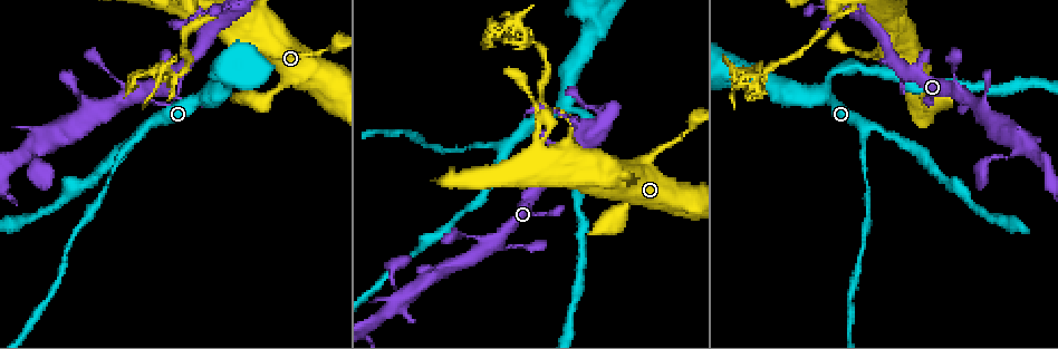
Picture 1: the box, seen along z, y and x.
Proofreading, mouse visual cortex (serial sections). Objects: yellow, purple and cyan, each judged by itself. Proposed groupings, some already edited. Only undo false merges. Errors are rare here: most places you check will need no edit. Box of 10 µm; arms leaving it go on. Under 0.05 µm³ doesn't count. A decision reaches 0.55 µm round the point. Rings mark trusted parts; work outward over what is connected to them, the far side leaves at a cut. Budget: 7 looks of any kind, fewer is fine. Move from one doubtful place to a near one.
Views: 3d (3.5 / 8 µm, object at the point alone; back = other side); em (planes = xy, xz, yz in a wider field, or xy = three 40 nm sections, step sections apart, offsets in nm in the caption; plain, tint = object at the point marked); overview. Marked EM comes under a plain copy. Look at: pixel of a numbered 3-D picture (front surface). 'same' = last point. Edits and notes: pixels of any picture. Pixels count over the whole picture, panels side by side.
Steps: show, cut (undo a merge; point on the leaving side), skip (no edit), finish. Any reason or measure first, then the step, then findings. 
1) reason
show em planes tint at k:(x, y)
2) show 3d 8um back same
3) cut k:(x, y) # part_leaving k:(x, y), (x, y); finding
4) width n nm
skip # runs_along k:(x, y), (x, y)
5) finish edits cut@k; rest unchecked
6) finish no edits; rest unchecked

branch point
show 3d 8um at 1:(147, 126)

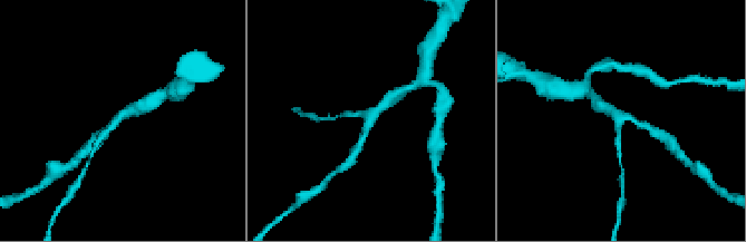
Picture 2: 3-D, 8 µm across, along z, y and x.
closer look
show 3d 3.5um same

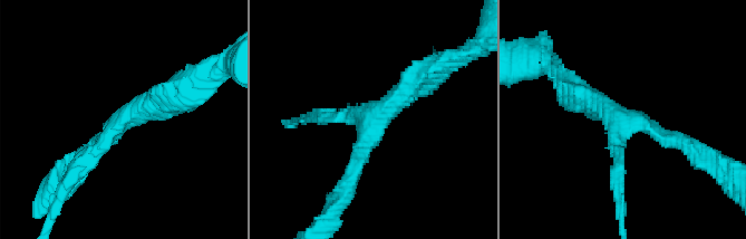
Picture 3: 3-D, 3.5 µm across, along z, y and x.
arms 3; arm_widths 200, 200, 350 nm; need the tissue
show em xy step 1 tint at 3:(373, 116)

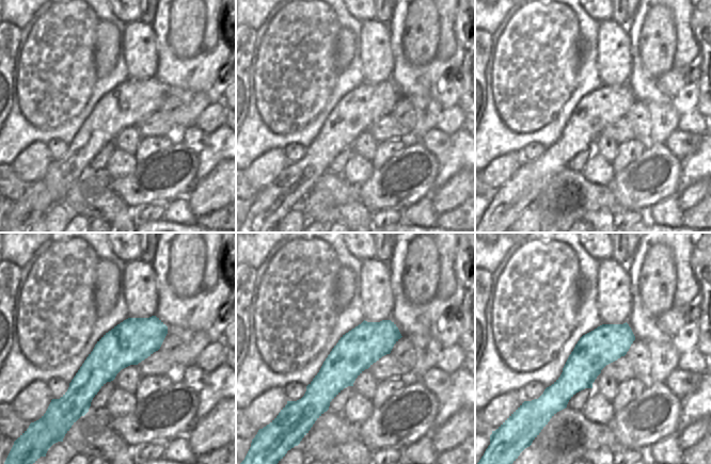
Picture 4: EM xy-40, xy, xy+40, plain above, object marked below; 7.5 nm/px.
skip # runs_along 4:(156, 320), (80, 393), (78, 411); one cell here

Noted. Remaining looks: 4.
show 3d 3.5um at 1:(527, 41)

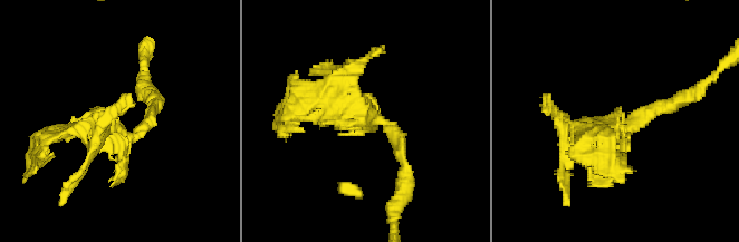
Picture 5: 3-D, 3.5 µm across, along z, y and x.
cut 5:(356, 96) # part_leaving 5:(382, 120), (354, 92), (357, 66), (382, 49); a second cell is stuck on

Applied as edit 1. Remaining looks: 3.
show overview

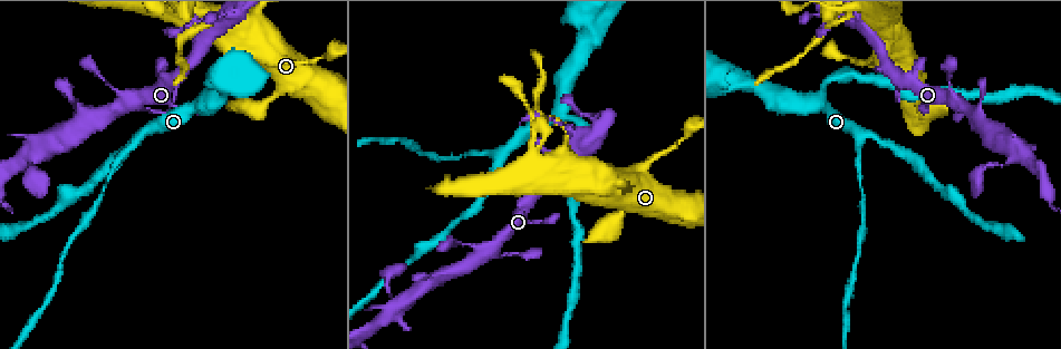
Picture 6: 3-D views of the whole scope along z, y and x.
a narrow waist
show 3d 3.5um at 6:(104, 185)

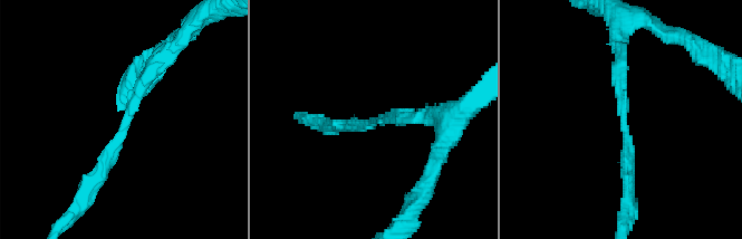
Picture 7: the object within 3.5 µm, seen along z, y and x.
skip # runs_along 7:(166, 55), (138, 89), (94, 185); all the same cell

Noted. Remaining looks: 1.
finish edits cut@5; rest unchecked

